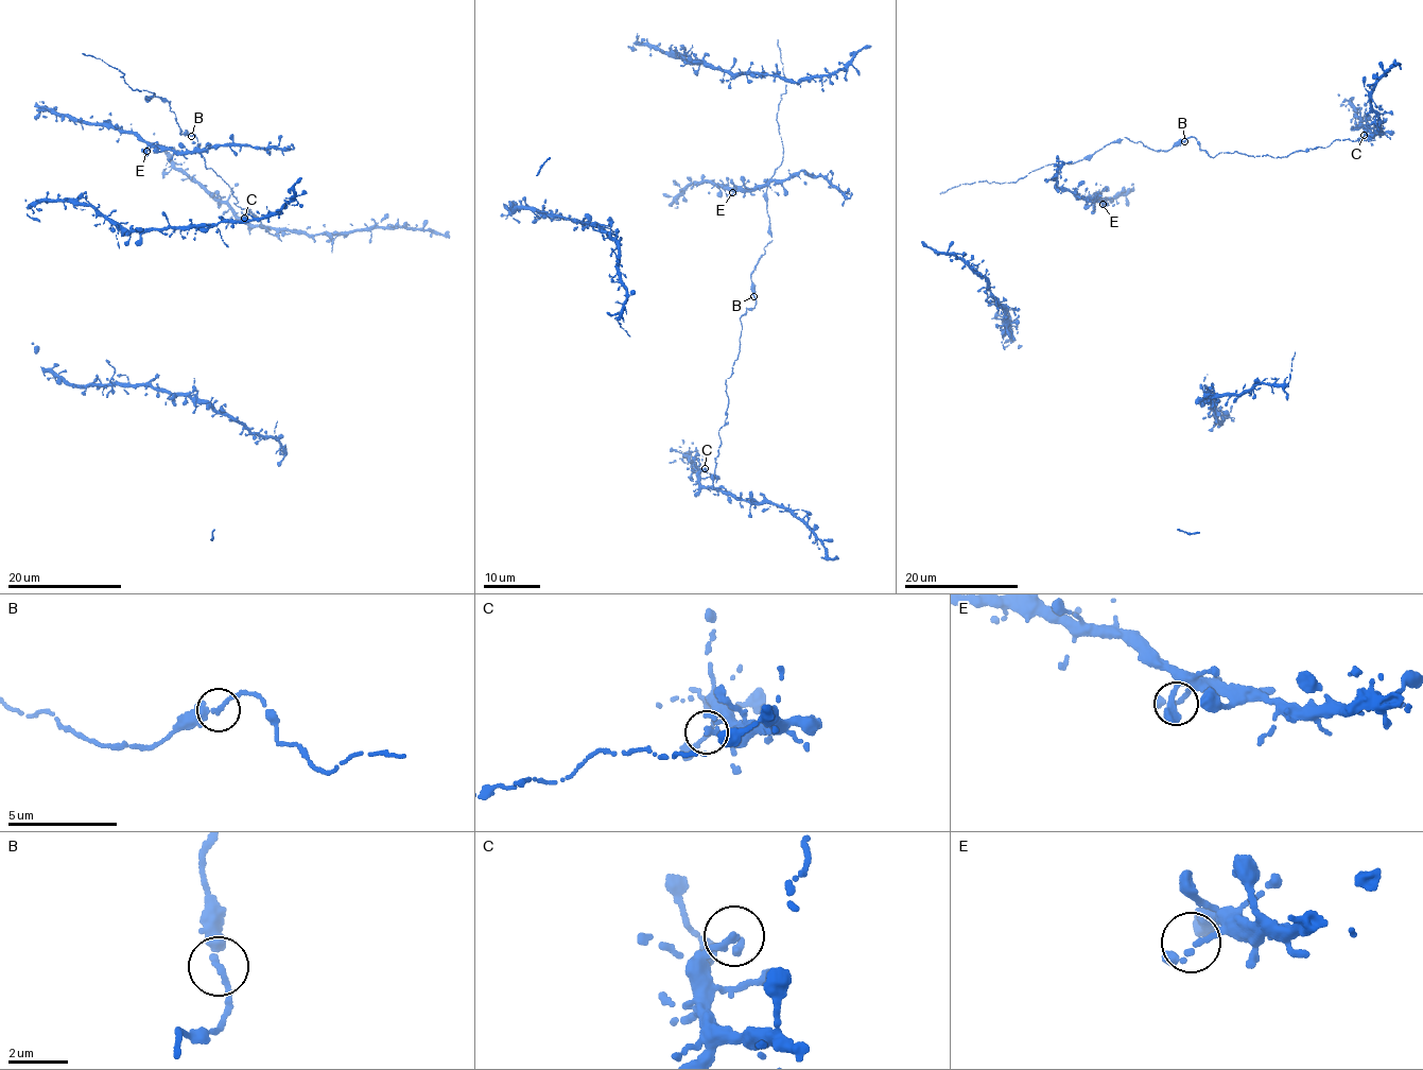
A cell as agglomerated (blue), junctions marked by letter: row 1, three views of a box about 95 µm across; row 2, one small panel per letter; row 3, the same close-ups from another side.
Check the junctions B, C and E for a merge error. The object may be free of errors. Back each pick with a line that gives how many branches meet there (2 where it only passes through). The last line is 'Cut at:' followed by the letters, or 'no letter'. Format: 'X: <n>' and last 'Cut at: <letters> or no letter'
Cut at: no letter

